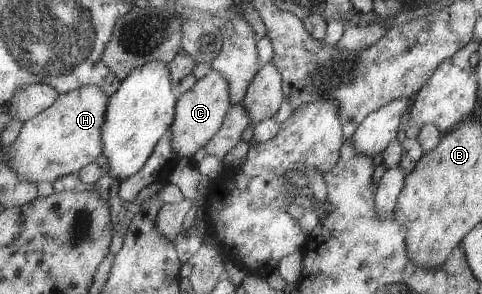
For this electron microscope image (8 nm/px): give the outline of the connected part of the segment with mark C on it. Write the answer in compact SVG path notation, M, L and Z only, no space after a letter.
M213 70L199 79L189 91L180 94L174 123L170 127L172 146L180 158L192 159L201 147L204 148L215 137L233 107L231 98L228 79Z

